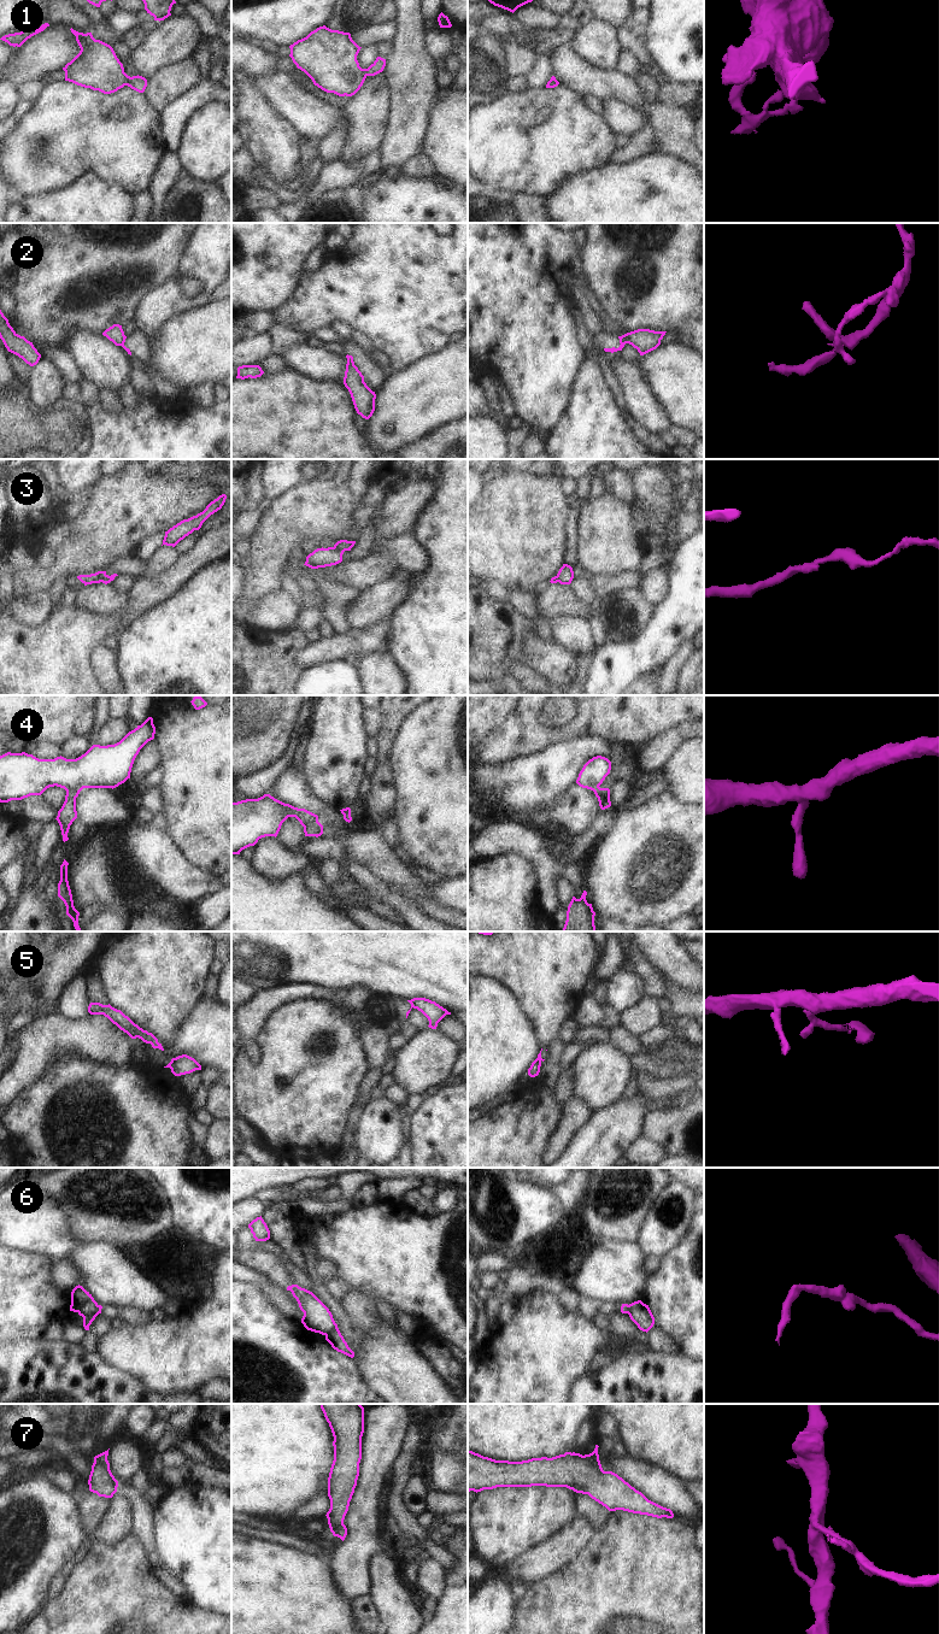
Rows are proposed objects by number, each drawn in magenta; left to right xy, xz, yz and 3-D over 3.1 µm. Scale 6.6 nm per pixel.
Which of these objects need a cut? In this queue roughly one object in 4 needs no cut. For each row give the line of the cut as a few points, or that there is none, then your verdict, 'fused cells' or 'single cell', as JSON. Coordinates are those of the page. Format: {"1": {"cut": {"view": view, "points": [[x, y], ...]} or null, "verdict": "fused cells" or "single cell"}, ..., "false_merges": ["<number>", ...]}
{"1": {"cut": {"view": "xy", "points": [[131, 77], [125, 84]]}, "verdict": "fused cells"}, "2": {"cut": {"view": "yz", "points": [[620, 338], [627, 342]]}, "verdict": "fused cells"}, "3": {"cut": {"view": "xz", "points": [[333, 547], [342, 552]]}, "verdict": "fused cells"}, "4": {"cut": {"view": "xz", "points": [[304, 828], [317, 822], [322, 829]]}, "verdict": "fused cells"}, "5": {"cut": {"view": "xy", "points": [[175, 1058], [169, 1067]]}, "verdict": "fused cells"}, "6": {"cut": {"view": "xy", "points": [[99, 1305], [98, 1312], [82, 1316]]}, "verdict": "fused cells"}, "7": {"cut": {"view": "yz", "points": [[582, 1456], [587, 1462], [602, 1469]]}, "verdict": "fused cells"}, "false_merges": ["1", "2", "3", "4", "5", "6", "7"]}

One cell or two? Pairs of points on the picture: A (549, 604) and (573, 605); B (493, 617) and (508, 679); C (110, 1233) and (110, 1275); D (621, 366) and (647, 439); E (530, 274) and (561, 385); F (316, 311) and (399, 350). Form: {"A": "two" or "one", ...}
{"A": "one", "B": "two", "C": "two", "D": "two", "E": "one", "F": "one"}

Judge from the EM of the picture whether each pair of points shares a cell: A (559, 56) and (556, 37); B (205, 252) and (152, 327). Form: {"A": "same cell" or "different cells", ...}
{"A": "different cells", "B": "same cell"}

